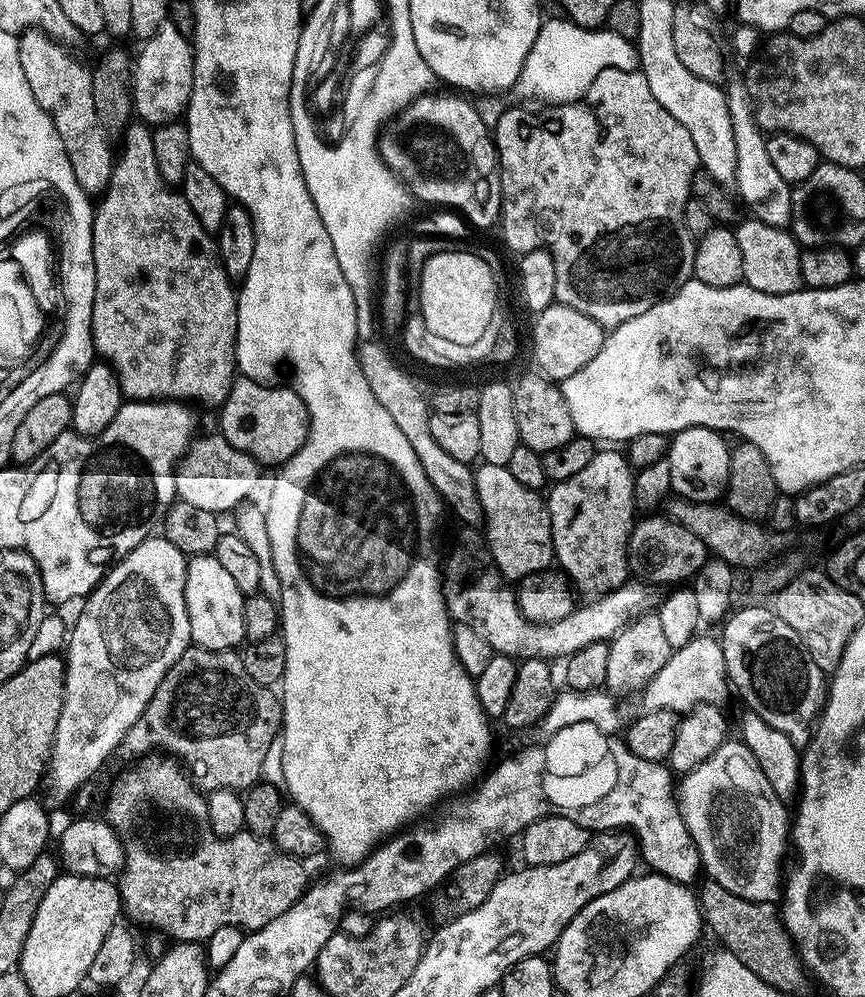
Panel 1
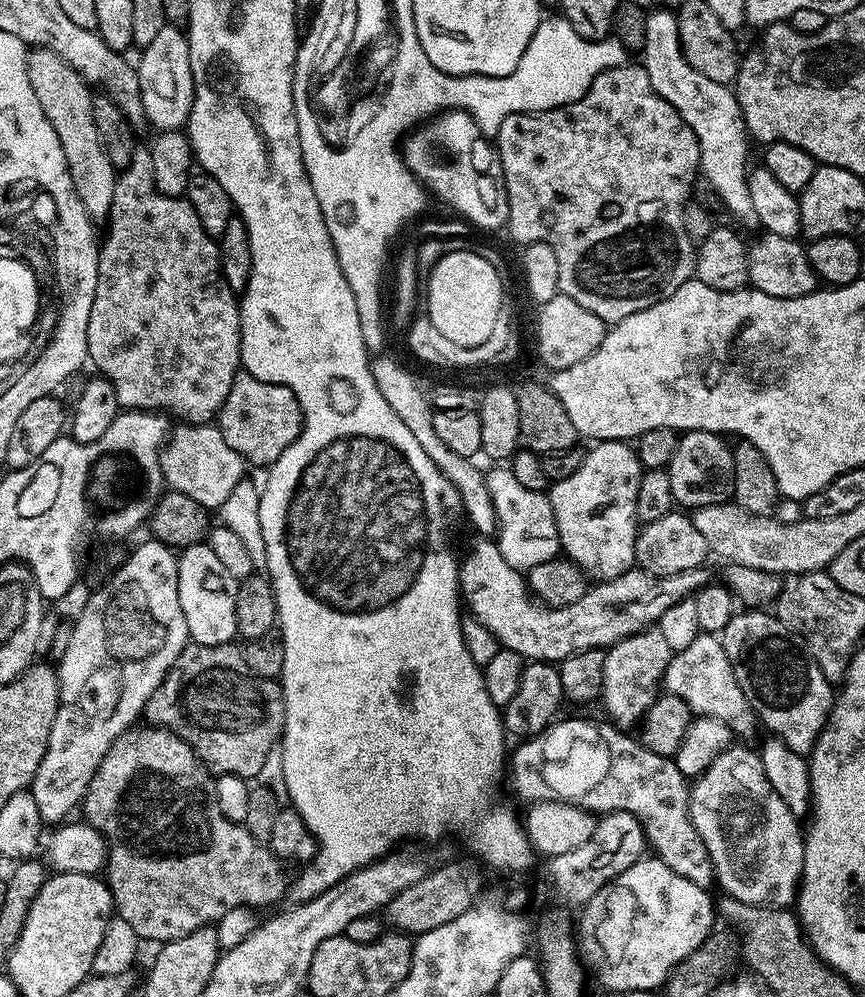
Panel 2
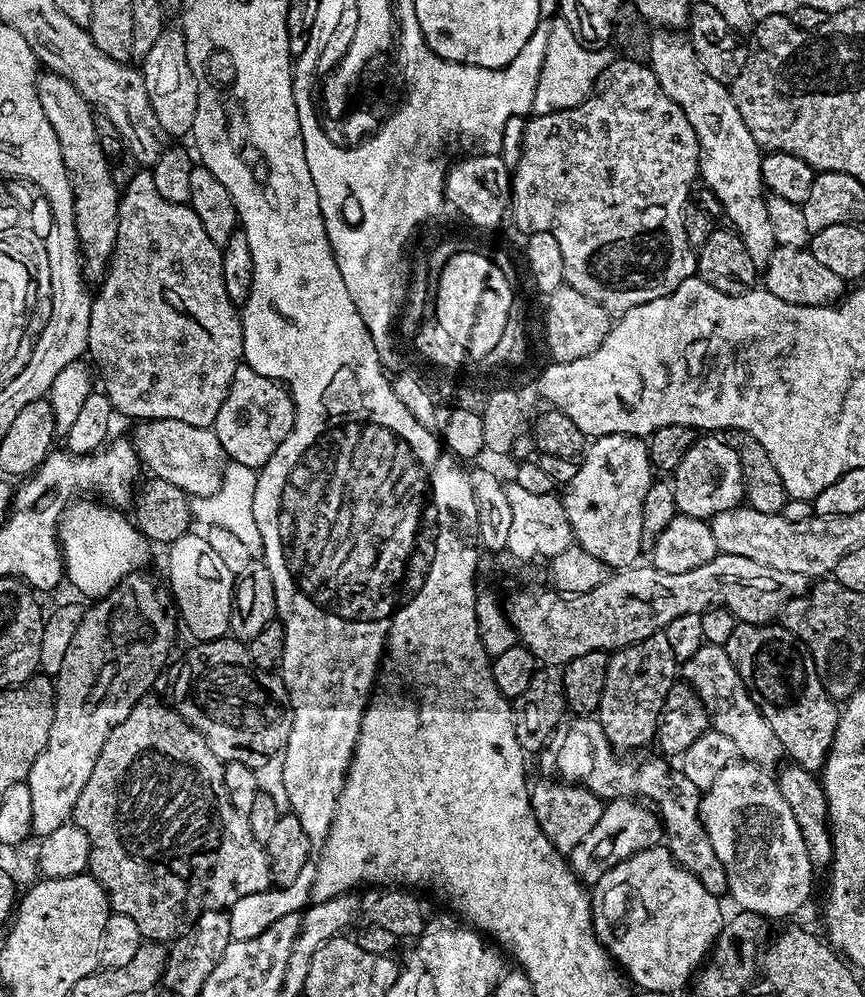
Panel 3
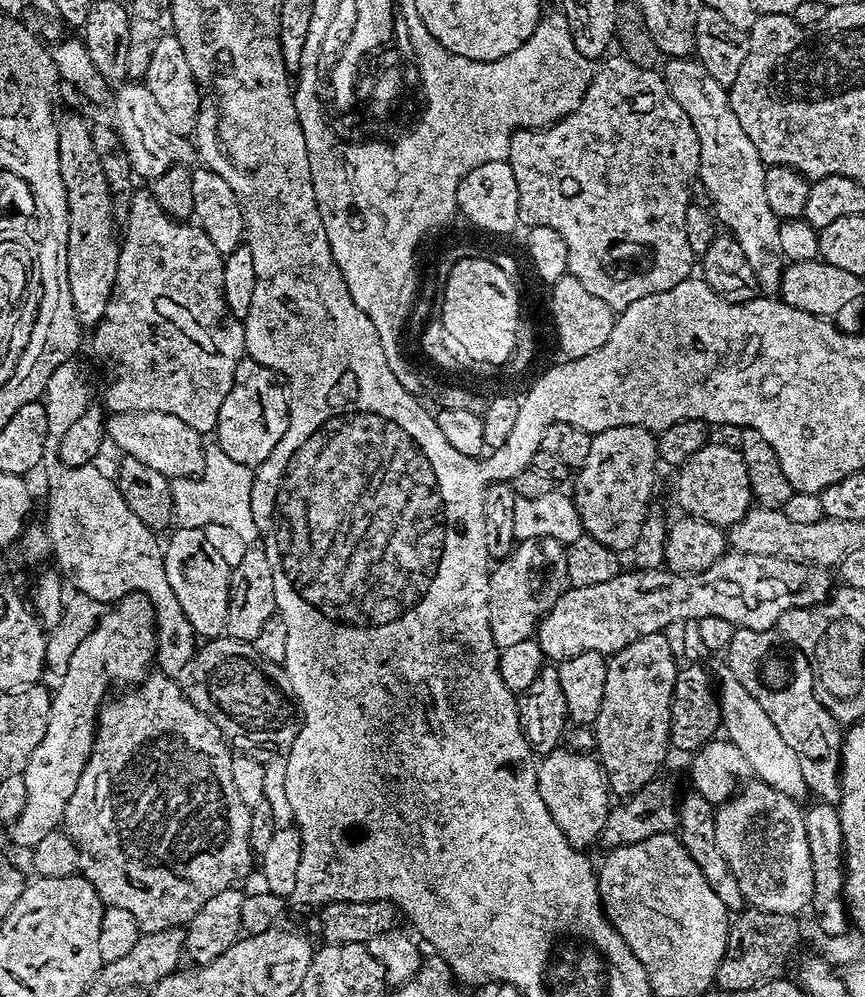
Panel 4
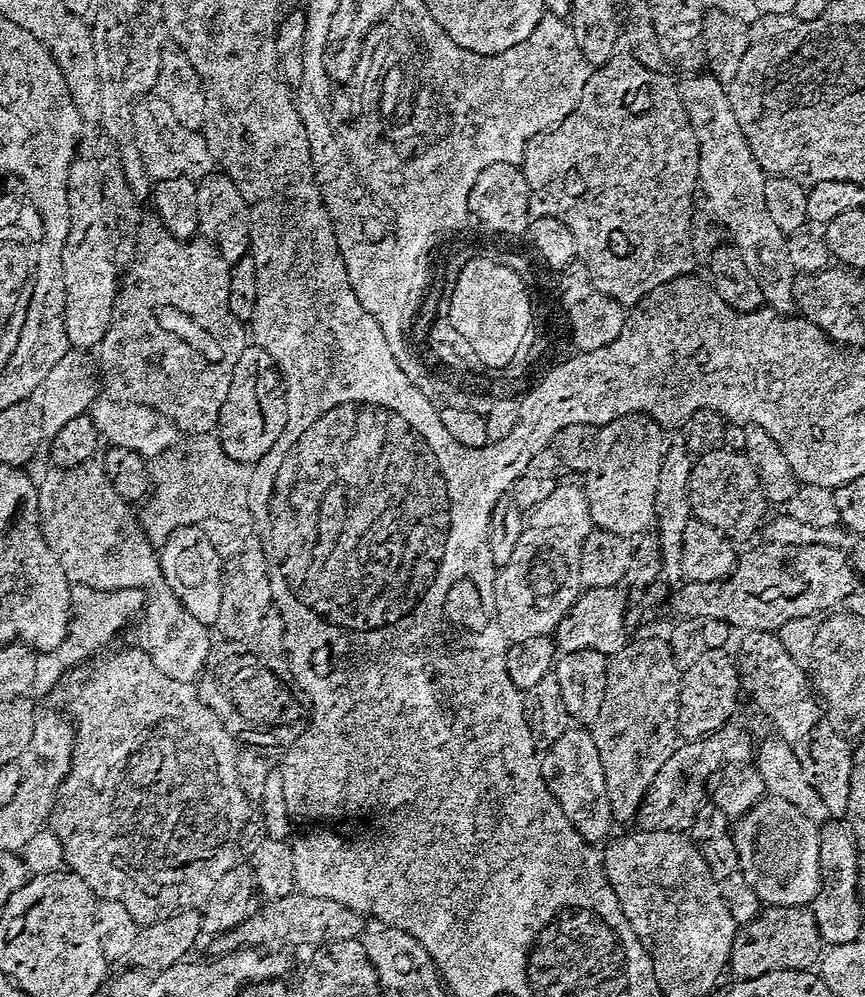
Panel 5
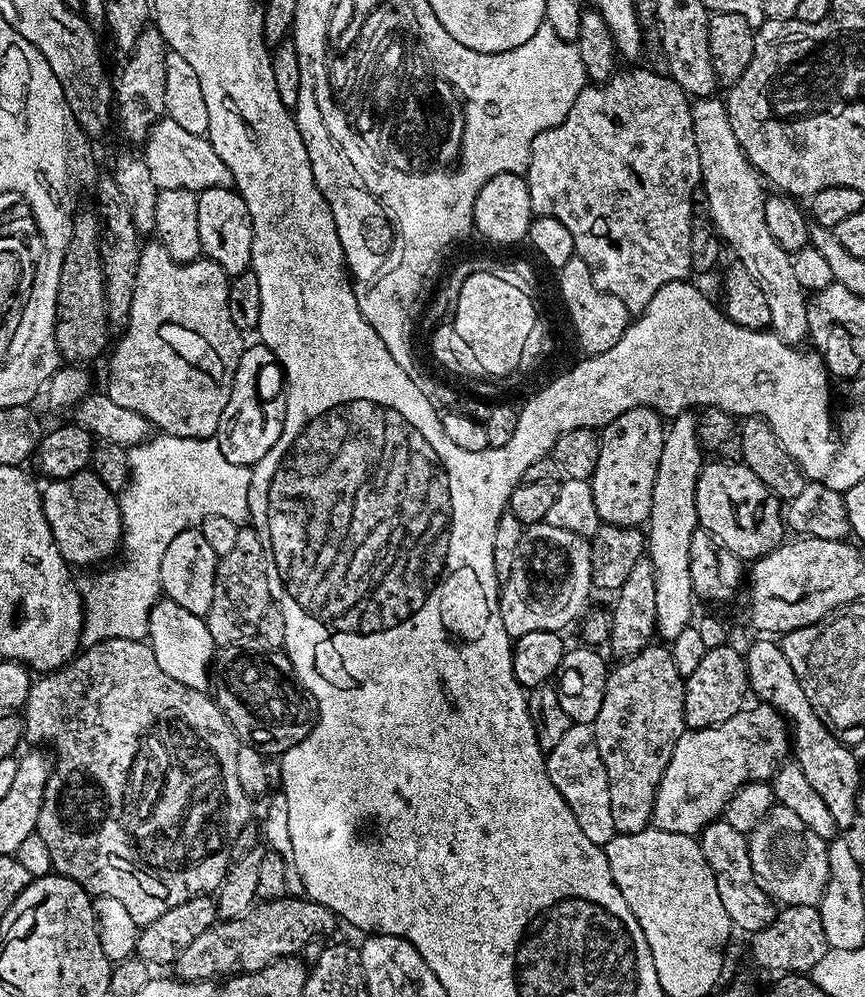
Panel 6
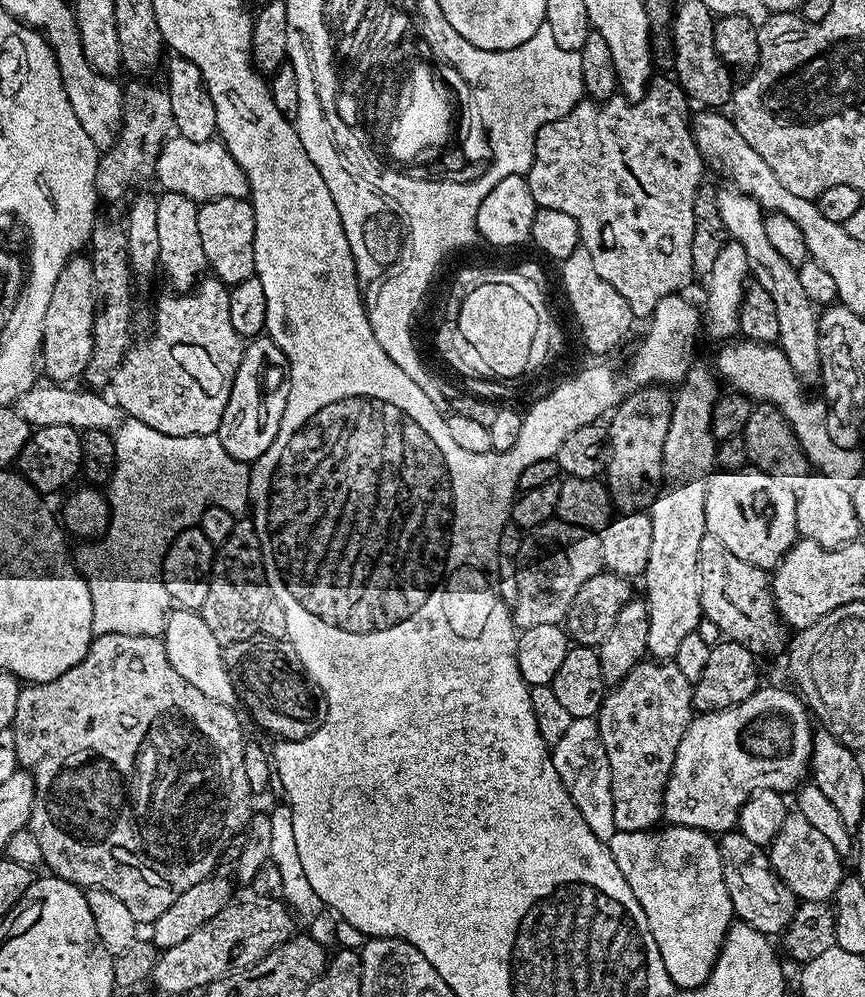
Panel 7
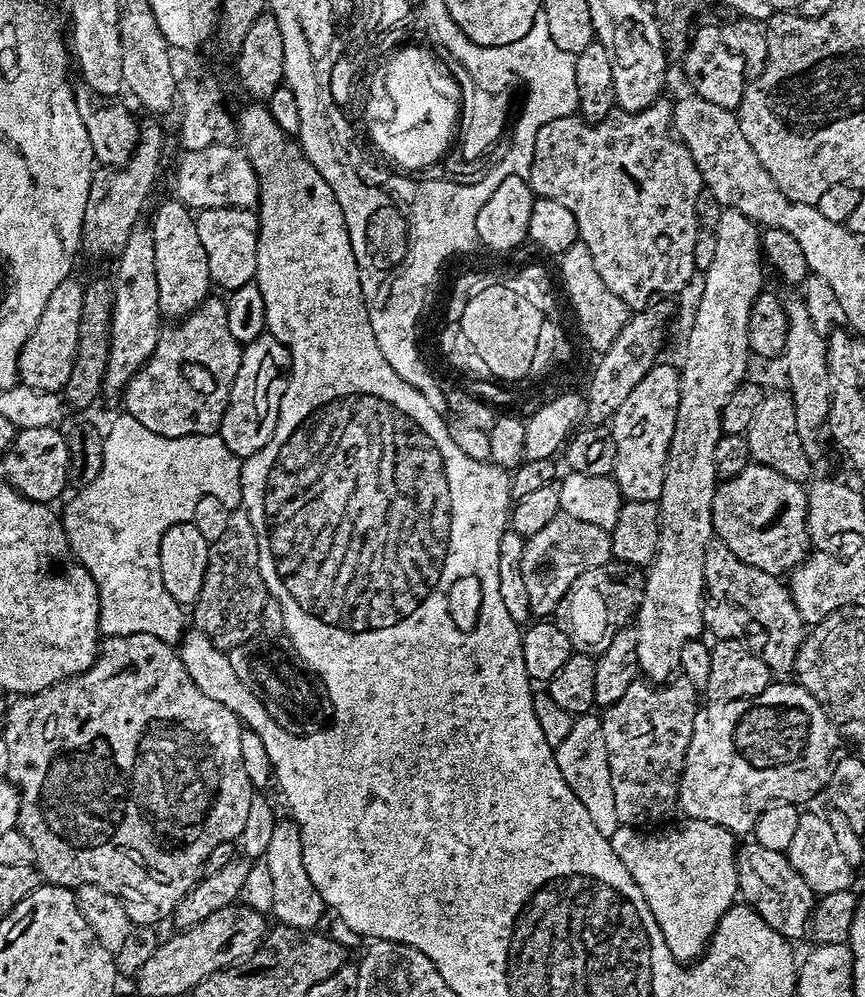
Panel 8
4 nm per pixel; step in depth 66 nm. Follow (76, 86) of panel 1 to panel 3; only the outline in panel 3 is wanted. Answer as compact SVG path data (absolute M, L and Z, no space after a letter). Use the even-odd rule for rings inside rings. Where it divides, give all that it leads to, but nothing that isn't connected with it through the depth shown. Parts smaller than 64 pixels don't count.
M47 70L41 71L36 77L36 89L38 90L38 102L42 102L42 114L46 114L46 122L58 134L58 146L62 150L62 162L66 166L66 174L70 178L72 197L74 198L74 222L76 233L80 243L80 258L84 279L88 282L99 282L104 279L108 264L112 260L112 251L116 249L118 238L118 206L122 195L121 189L117 188L112 177L112 165L108 156L102 150L98 142L98 130L94 126L94 108L74 90L66 78Z

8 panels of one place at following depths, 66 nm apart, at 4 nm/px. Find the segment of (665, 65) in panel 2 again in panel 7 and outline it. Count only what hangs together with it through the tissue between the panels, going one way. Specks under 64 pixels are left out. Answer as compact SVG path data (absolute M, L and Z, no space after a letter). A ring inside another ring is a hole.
M731 186L725 189L716 200L716 208L720 211L719 223L723 231L728 231L727 235L736 240L742 246L742 250L746 250L746 262L751 279L758 286L762 286L762 290L766 290L766 294L770 294L770 299L774 302L778 314L778 346L786 354L794 374L799 376L805 385L815 385L820 378L820 317L817 305L813 304L810 298L806 298L806 289L802 287L796 273L797 265L786 262L786 258L782 258L782 254L778 254L778 250L774 250L773 244L770 243L764 225L765 213L760 203L751 200L745 192L737 192Z

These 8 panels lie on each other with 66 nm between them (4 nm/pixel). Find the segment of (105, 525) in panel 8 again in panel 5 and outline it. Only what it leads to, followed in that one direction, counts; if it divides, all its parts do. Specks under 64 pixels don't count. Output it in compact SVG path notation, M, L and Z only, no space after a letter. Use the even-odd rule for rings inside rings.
M215 435L197 436L187 442L185 448L169 448L150 464L150 495L143 501L144 508L139 509L138 519L153 546L163 546L174 530L187 524L199 526L206 518L234 522L241 530L253 527L248 505L249 465L227 456ZM74 584L71 588L71 621L68 623L67 638L62 645L56 648L54 659L62 665L62 668L75 667L77 664L85 663L90 657L93 657L96 650L101 651L110 638L114 637L126 624L130 618L136 617L143 611L144 594L137 588L115 588L98 589L96 587L86 586L85 584Z

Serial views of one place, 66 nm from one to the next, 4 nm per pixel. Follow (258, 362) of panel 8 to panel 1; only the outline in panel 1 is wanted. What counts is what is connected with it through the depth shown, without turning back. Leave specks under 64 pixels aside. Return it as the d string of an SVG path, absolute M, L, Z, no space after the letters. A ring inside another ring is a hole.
M240 376L232 381L230 394L224 403L219 405L218 412L220 412L219 435L224 436L226 442L230 442L230 446L253 456L256 463L261 466L285 464L304 445L308 437L308 411L302 398L290 386L259 384L257 380L252 380L248 376Z

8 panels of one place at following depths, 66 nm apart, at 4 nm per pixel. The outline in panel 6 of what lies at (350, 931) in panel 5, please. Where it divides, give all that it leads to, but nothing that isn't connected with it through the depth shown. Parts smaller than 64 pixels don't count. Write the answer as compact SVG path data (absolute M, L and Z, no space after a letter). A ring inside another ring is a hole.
M292 895L283 896L281 900L265 900L233 920L213 924L206 934L198 934L174 961L175 975L181 980L212 980L216 976L257 972L283 956L303 953L303 948L315 936L330 935L336 924L336 913L313 900Z

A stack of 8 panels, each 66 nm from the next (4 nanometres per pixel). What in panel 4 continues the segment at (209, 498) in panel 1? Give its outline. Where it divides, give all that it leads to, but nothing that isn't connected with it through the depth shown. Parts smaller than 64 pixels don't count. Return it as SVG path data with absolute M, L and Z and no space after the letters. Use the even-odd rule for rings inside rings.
M134 410L133 412L114 412L106 420L106 436L121 449L123 455L138 458L138 462L146 462L153 470L164 476L199 476L204 469L205 437L194 430L194 426L186 426L182 418L174 418L174 414L162 414L154 410Z

